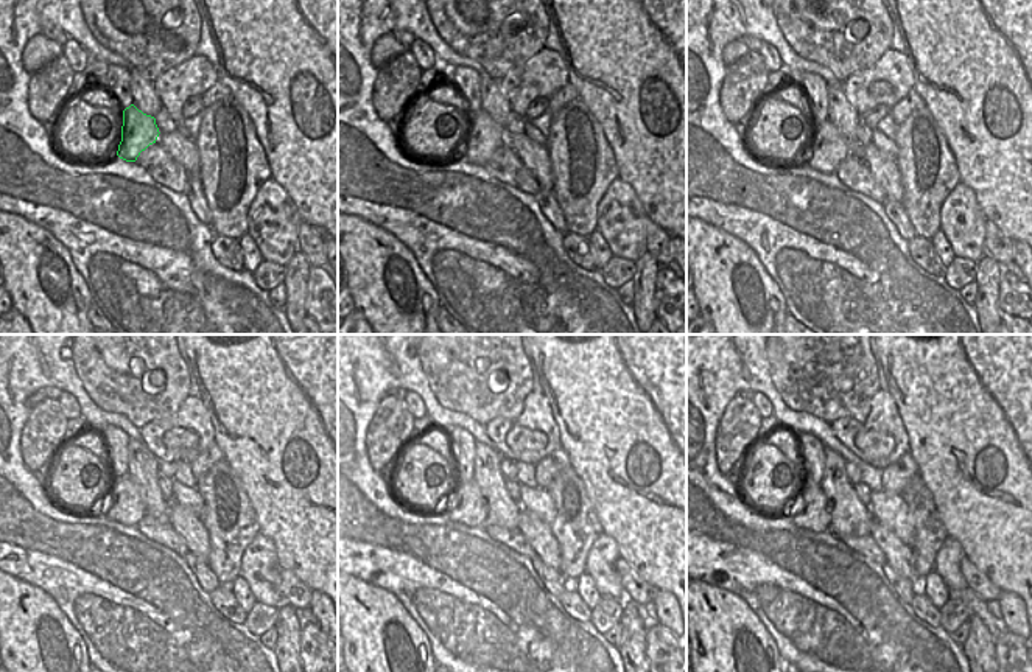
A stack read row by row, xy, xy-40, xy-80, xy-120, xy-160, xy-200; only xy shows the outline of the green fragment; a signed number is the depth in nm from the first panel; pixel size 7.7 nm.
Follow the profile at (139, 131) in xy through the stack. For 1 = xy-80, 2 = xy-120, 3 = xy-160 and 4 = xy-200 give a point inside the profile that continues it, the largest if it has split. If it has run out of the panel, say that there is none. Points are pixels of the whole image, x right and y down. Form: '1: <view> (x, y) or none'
1: xy-80 (828, 148)
2: xy-120 (126, 504)
3: xy-160 (469, 507)
4: xy-200 (813, 514)

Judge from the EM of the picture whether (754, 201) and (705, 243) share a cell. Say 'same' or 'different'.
different

